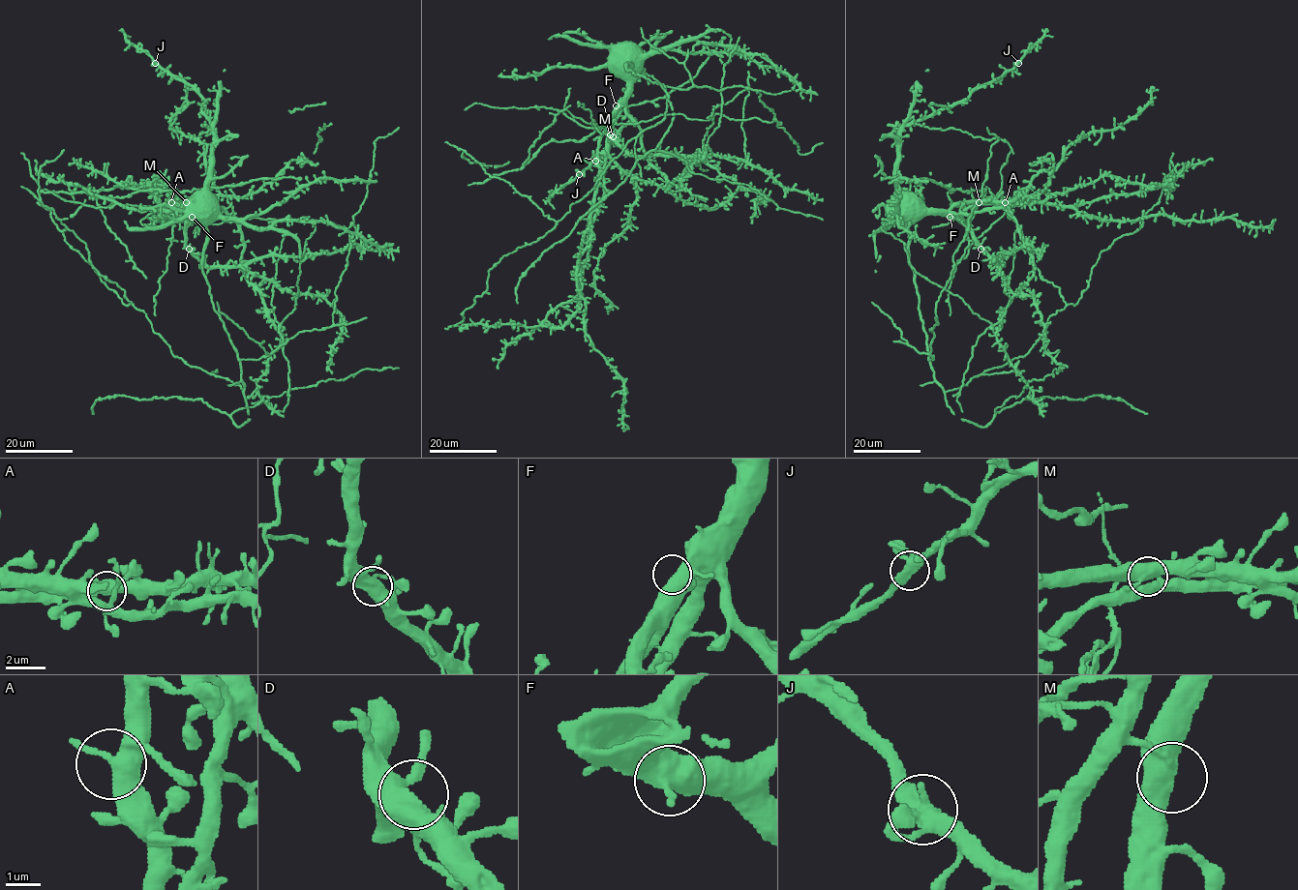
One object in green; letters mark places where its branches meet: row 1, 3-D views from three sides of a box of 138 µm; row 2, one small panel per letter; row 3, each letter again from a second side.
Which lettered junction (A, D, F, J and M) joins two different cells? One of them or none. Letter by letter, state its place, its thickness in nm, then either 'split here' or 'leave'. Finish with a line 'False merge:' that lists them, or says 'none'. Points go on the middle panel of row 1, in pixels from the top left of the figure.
A: place (595, 161); calibre 400 nm; leave
D: place (613, 136); calibre 440 nm; leave
F: place (616, 105); calibre 440 nm; leave
J: place (579, 174); calibre 420 nm; leave
M: place (610, 134); calibre 440 nm; split here
False merge: M

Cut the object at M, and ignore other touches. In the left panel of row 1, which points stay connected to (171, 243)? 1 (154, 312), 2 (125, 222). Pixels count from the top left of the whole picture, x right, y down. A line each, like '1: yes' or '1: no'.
1: yes
2: no

